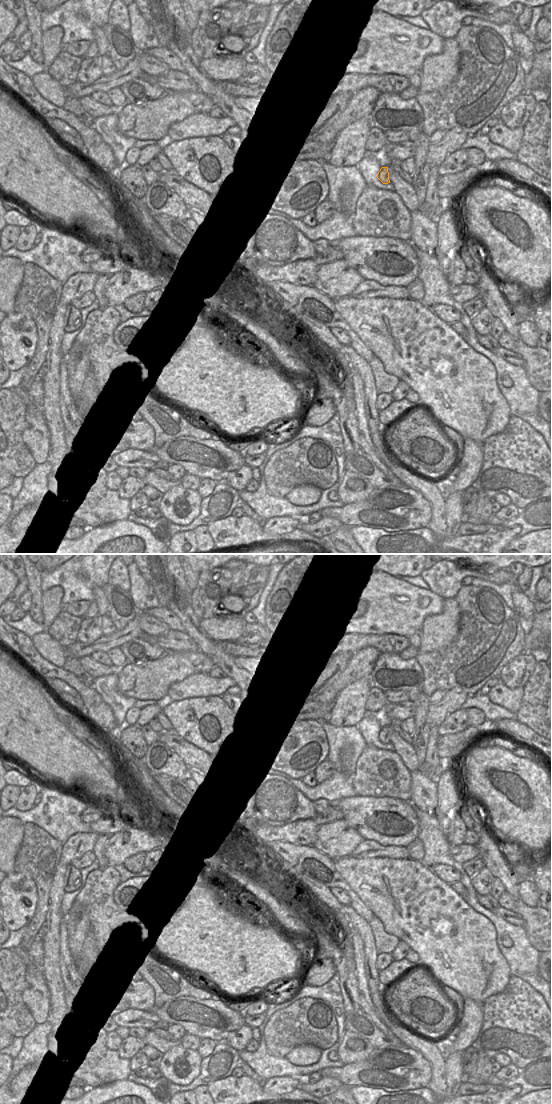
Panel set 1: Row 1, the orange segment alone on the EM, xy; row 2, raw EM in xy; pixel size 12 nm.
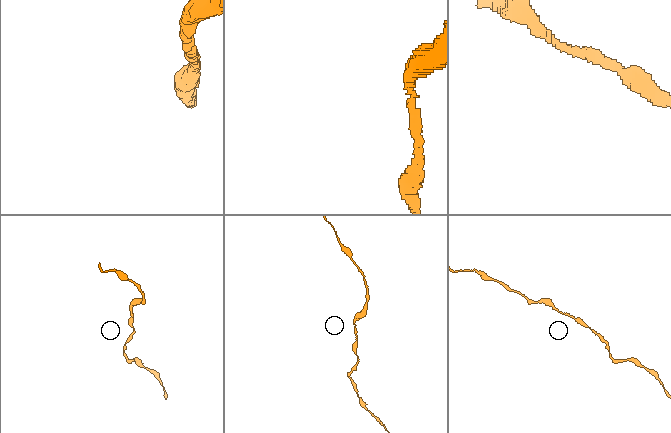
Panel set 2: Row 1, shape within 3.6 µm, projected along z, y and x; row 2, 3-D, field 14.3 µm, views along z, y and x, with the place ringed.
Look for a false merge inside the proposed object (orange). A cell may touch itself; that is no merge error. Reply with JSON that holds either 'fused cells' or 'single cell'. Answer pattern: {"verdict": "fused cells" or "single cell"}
{"verdict": "single cell"}

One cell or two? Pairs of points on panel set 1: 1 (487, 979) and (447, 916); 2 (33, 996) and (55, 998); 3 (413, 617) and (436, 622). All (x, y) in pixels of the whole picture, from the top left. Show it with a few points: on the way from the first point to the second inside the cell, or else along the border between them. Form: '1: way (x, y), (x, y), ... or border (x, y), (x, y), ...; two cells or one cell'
1: way (471, 963), (460, 952), (458, 946), (447, 932); one cell
2: border (44, 975), (49, 990), (47, 1020); two cells
3: border (442, 605), (442, 610), (428, 615), (419, 629); two cells

